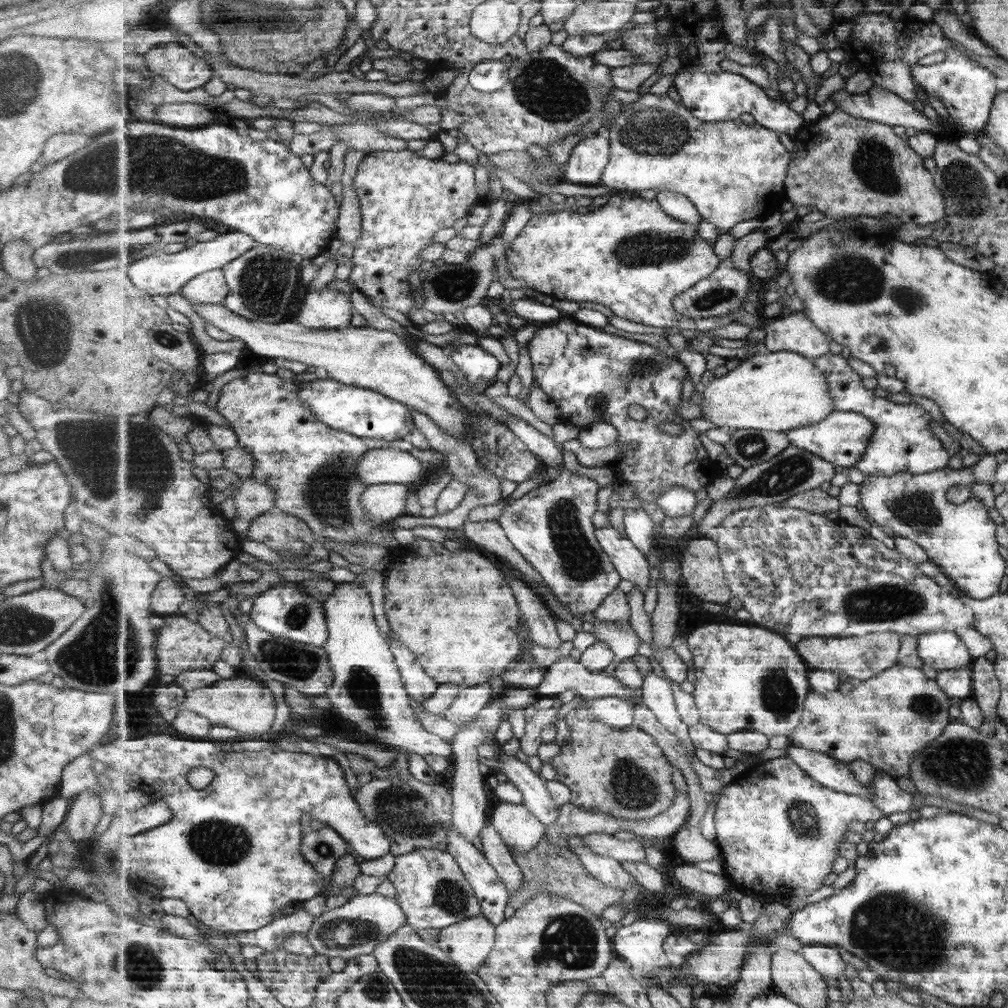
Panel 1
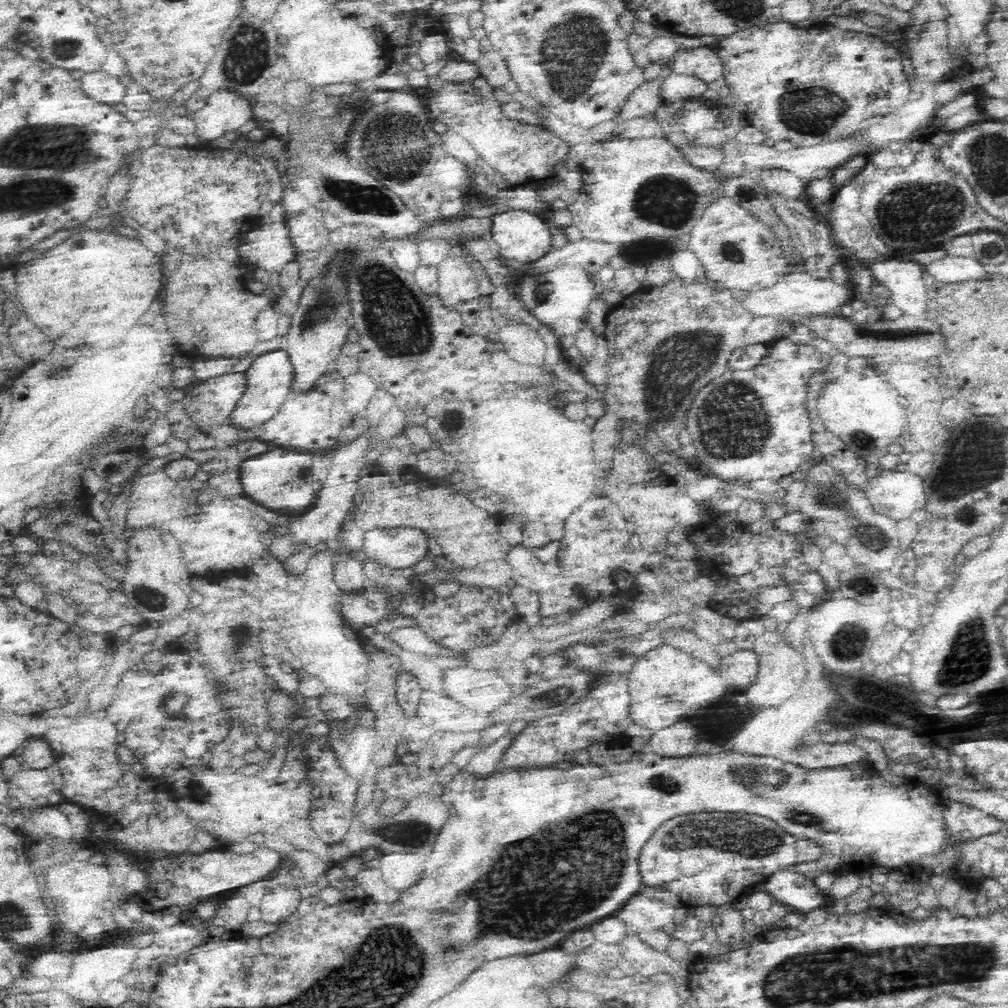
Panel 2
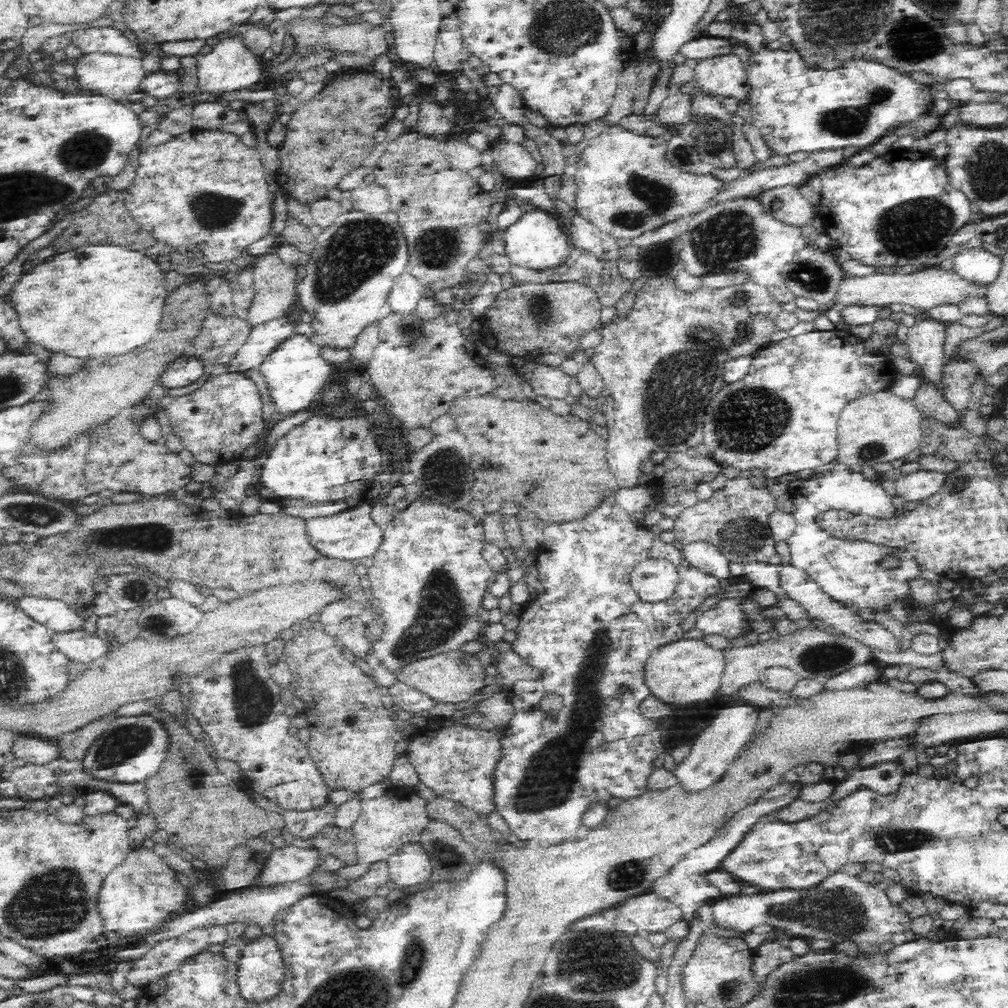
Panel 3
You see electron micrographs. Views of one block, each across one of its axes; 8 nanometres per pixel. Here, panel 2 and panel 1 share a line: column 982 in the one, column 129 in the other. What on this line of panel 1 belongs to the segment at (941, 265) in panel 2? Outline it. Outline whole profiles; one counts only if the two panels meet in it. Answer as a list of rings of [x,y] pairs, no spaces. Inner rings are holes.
[[[239,230],[227,231],[218,234],[209,241],[197,242],[195,245],[185,247],[177,253],[162,253],[136,260],[129,266],[128,274],[139,288],[148,290],[151,295],[163,301],[165,296],[179,293],[193,278],[213,269],[222,269],[230,262],[249,252],[249,249],[254,248],[257,244],[258,242],[250,234],[245,234]]]

